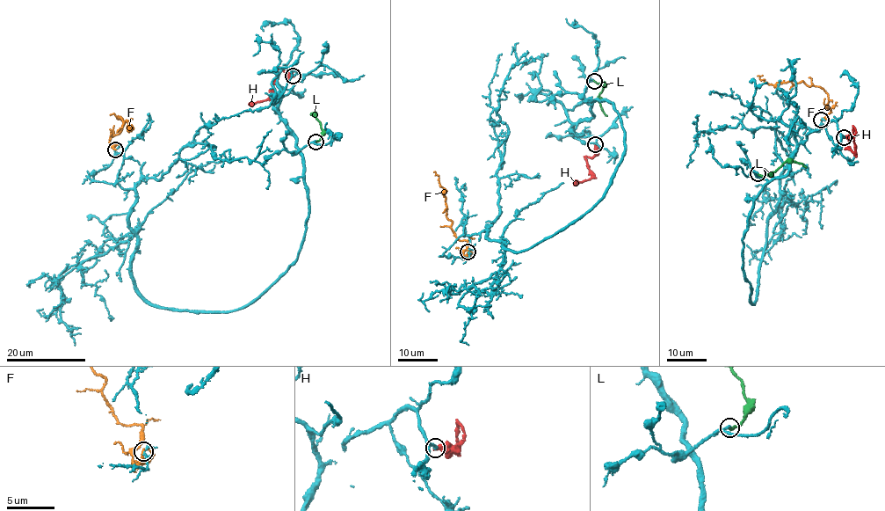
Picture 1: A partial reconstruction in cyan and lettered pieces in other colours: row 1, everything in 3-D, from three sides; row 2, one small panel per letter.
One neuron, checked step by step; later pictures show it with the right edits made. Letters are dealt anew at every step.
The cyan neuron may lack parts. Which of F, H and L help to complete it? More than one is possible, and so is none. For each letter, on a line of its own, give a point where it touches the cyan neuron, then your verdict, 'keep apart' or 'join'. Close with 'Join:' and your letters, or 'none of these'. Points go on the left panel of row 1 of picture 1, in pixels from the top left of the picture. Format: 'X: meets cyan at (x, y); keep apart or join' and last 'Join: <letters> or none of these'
F: meets cyan at (115, 149); keep apart
H: meets cyan at (293, 76); keep apart
L: meets cyan at (315, 142); join
Join: L

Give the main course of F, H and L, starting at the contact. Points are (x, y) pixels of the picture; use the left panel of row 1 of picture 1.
F: (115, 149), (110, 140), (124, 124), (118, 117), (129, 123), (129, 132), (131, 124)
H: (293, 76), (279, 68), (272, 94), (250, 104)
L: (315, 141), (320, 139), (322, 130), (320, 122), (312, 114)

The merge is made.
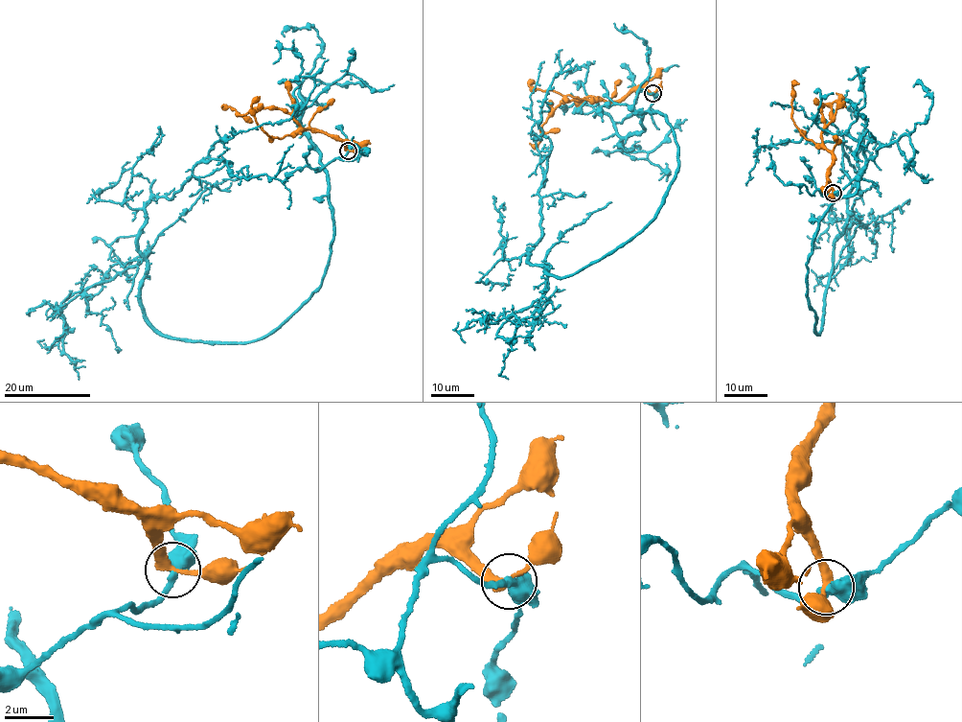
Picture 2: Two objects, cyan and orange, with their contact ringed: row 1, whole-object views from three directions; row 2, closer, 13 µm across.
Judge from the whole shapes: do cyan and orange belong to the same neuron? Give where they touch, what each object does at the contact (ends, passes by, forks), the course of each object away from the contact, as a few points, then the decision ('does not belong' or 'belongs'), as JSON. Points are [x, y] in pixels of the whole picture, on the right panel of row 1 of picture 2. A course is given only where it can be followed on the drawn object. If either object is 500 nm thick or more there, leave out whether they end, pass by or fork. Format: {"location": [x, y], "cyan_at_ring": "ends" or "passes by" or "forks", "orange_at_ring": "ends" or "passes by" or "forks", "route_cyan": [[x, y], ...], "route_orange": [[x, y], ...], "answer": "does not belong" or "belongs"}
{"location": [833, 193], "cyan_at_ring": "passes by", "orange_at_ring": "passes by", "route_cyan": [[833, 193], [819, 189], [834, 200], [807, 264], [819, 334], [865, 168], [836, 142], [757, 151], [759, 128]], "route_orange": [[833, 193], [827, 178], [833, 157], [821, 134], [825, 125], [820, 104], [838, 101], [836, 93]], "answer": "does not belong"}

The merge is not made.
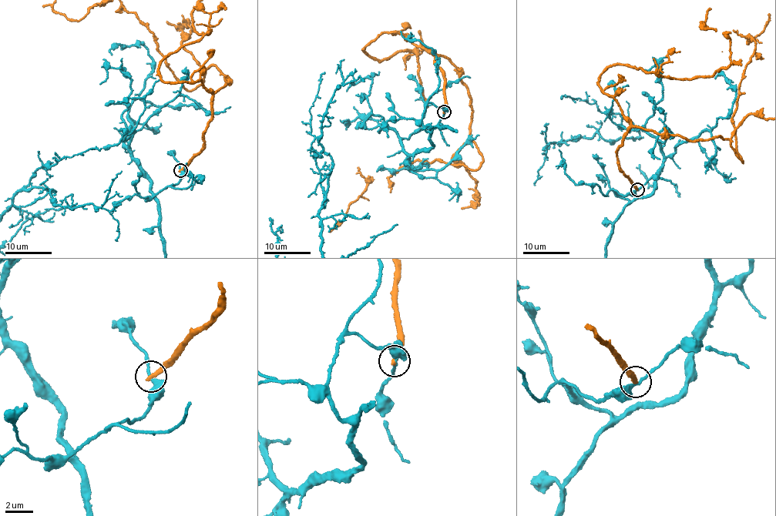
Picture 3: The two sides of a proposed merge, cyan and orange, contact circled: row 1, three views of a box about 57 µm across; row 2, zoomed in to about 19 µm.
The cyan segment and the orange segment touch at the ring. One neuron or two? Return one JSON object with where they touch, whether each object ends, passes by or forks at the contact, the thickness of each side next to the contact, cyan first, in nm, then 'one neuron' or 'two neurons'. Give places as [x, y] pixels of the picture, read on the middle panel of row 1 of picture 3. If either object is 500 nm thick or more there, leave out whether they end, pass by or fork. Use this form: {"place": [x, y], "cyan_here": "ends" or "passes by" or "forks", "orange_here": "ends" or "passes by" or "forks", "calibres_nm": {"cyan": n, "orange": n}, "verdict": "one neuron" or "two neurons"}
{"place": [444, 112], "cyan_here": "passes by", "orange_here": "ends", "calibres_nm": {"cyan": 280, "orange": 340}, "verdict": "two neurons"}

